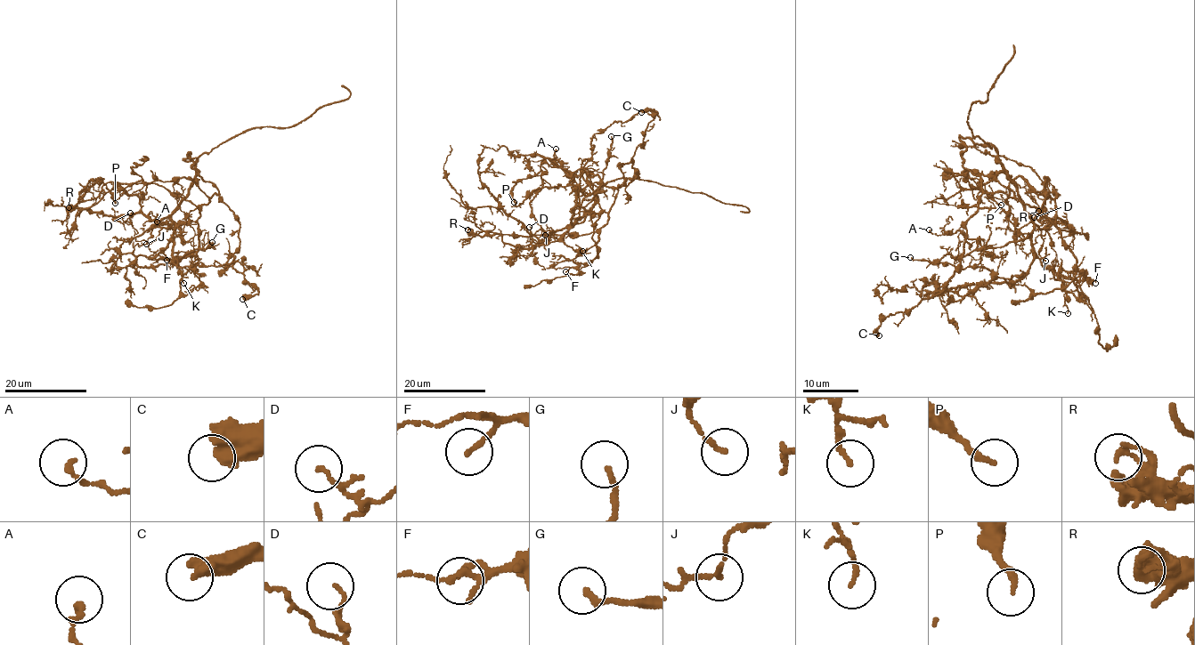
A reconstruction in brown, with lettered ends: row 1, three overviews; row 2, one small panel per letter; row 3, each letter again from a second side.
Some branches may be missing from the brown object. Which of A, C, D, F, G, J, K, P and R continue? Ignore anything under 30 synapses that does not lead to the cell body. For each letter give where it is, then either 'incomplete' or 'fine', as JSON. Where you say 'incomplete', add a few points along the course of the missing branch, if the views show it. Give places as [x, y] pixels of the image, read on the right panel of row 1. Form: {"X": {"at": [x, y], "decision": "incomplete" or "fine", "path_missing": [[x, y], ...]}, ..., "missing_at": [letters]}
{"A": {"at": [929, 229], "decision": "fine"}, "C": {"at": [879, 335], "decision": "fine"}, "D": {"at": [1034, 217], "decision": "fine"}, "F": {"at": [1095, 283], "decision": "fine"}, "G": {"at": [910, 257], "decision": "fine"}, "J": {"at": [1045, 261], "decision": "fine"}, "K": {"at": [1068, 313], "decision": "fine"}, "P": {"at": [1001, 205], "decision": "fine"}, "R": {"at": [1038, 211], "decision": "fine"}, "missing_at": []}

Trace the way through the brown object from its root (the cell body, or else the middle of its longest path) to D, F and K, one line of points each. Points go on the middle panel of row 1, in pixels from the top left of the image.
D: (597, 257), (598, 234), (596, 231), (582, 235), (545, 232), (542, 242), (535, 243), (529, 227)
F: (597, 257), (565, 271)
K: (597, 257), (584, 263), (574, 262), (562, 256), (554, 256), (544, 245), (562, 241), (574, 250), (582, 251)

